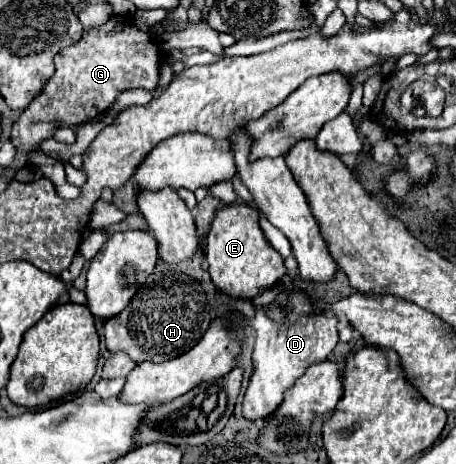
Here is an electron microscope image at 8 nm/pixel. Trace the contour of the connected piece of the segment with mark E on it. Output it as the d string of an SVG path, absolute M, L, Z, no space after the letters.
M233 201L229 205L221 205L217 211L215 211L215 217L213 217L213 223L211 223L211 229L209 229L209 235L207 235L207 251L205 251L205 257L209 261L209 275L211 275L211 281L213 285L229 295L229 297L241 297L245 295L247 299L251 297L257 297L261 295L265 289L271 289L277 285L277 281L281 281L281 277L287 273L285 265L283 265L283 257L271 247L271 243L267 241L267 237L263 235L263 229L259 225L259 211L247 203L239 203L239 201Z

